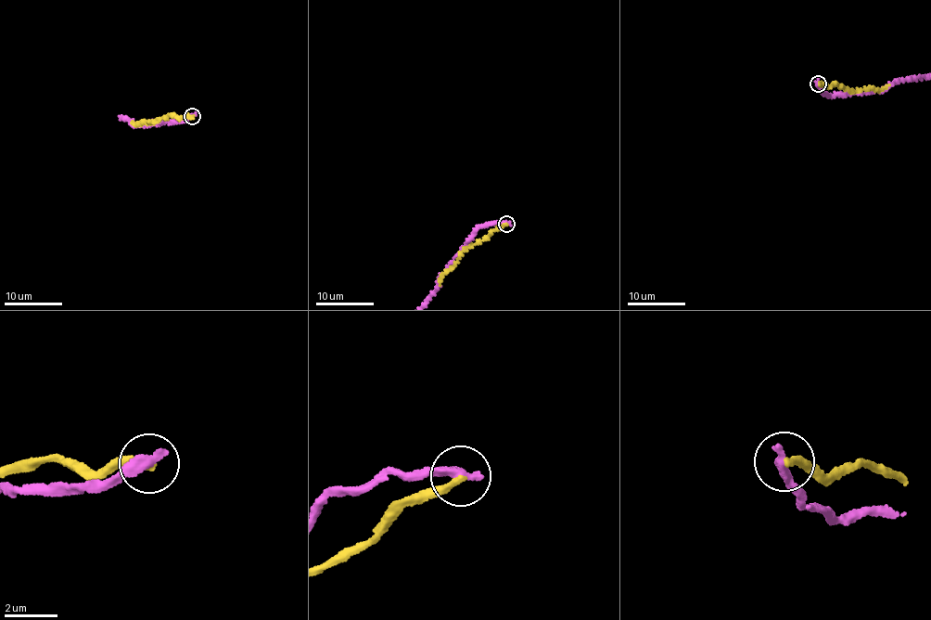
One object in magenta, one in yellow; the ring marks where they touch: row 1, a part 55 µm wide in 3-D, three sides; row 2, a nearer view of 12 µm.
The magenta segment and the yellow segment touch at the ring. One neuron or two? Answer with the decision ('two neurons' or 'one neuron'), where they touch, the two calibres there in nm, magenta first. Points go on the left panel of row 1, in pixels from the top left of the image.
two neurons; place (192, 116); calibres 460 and 280 nm

